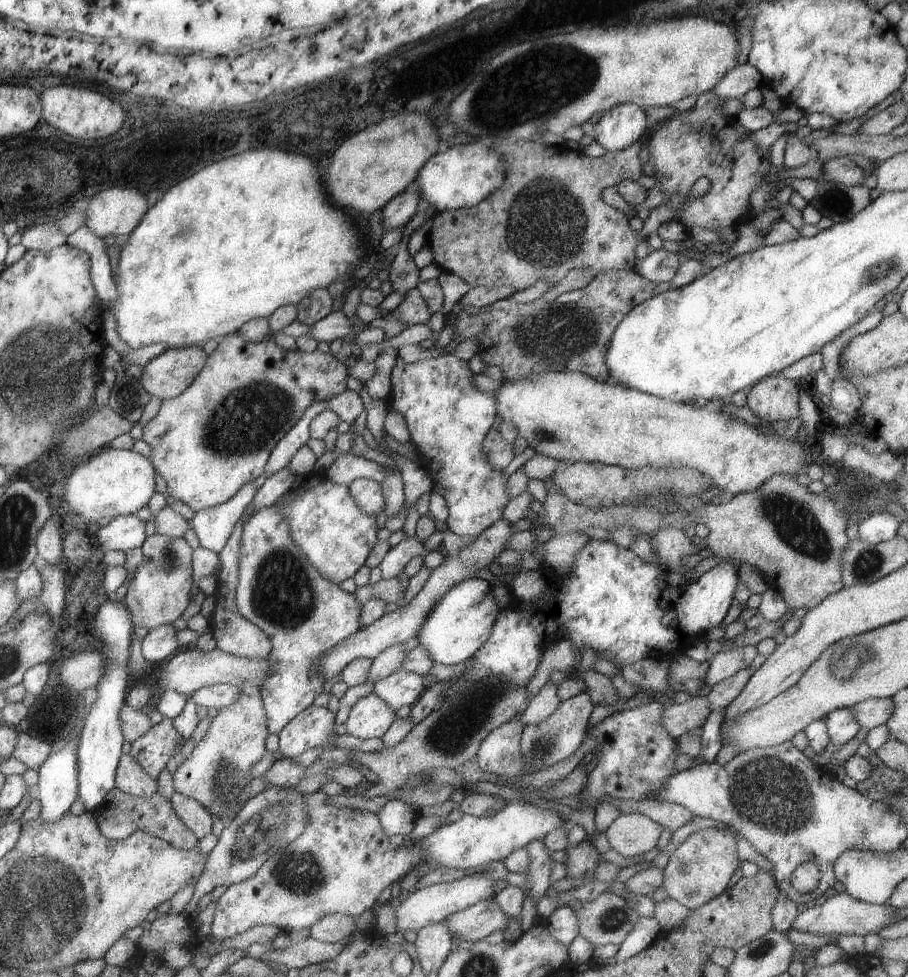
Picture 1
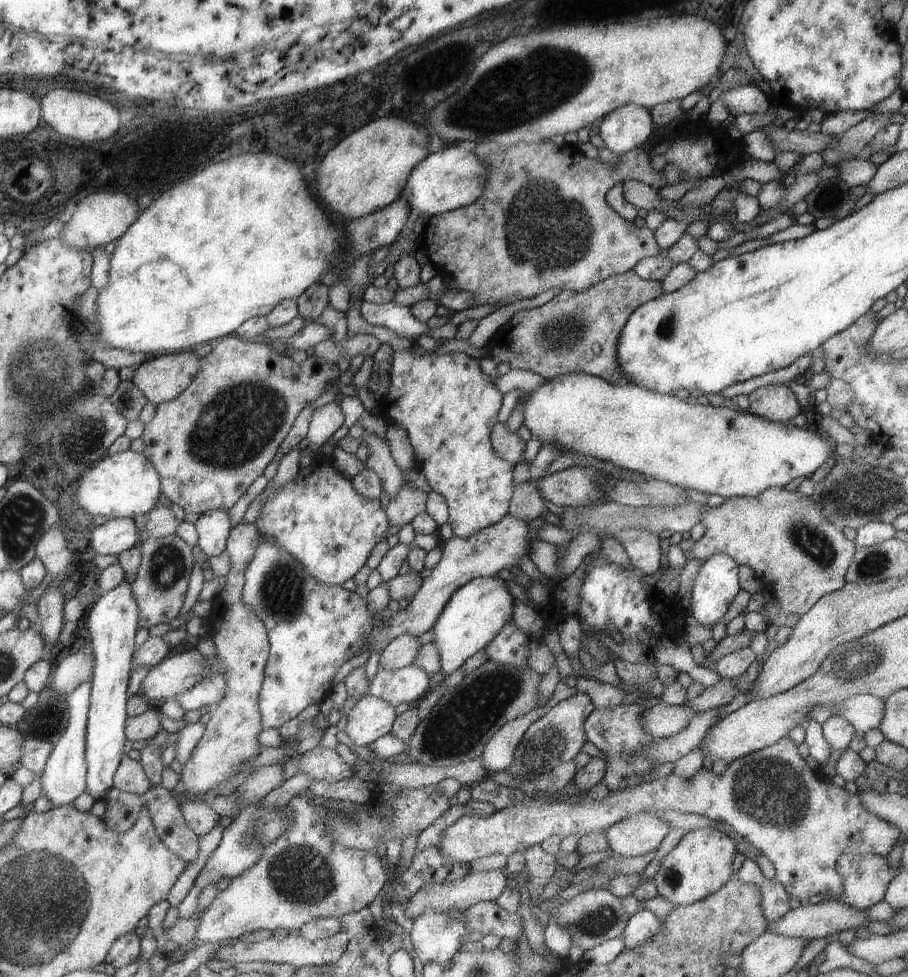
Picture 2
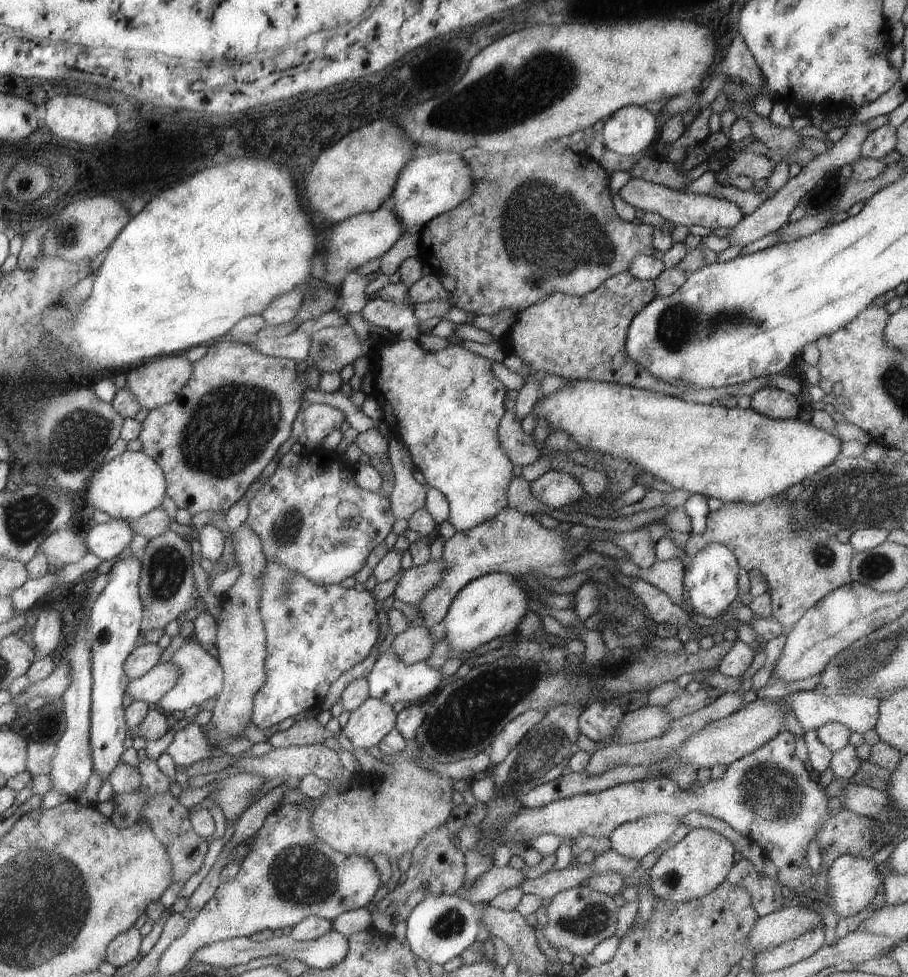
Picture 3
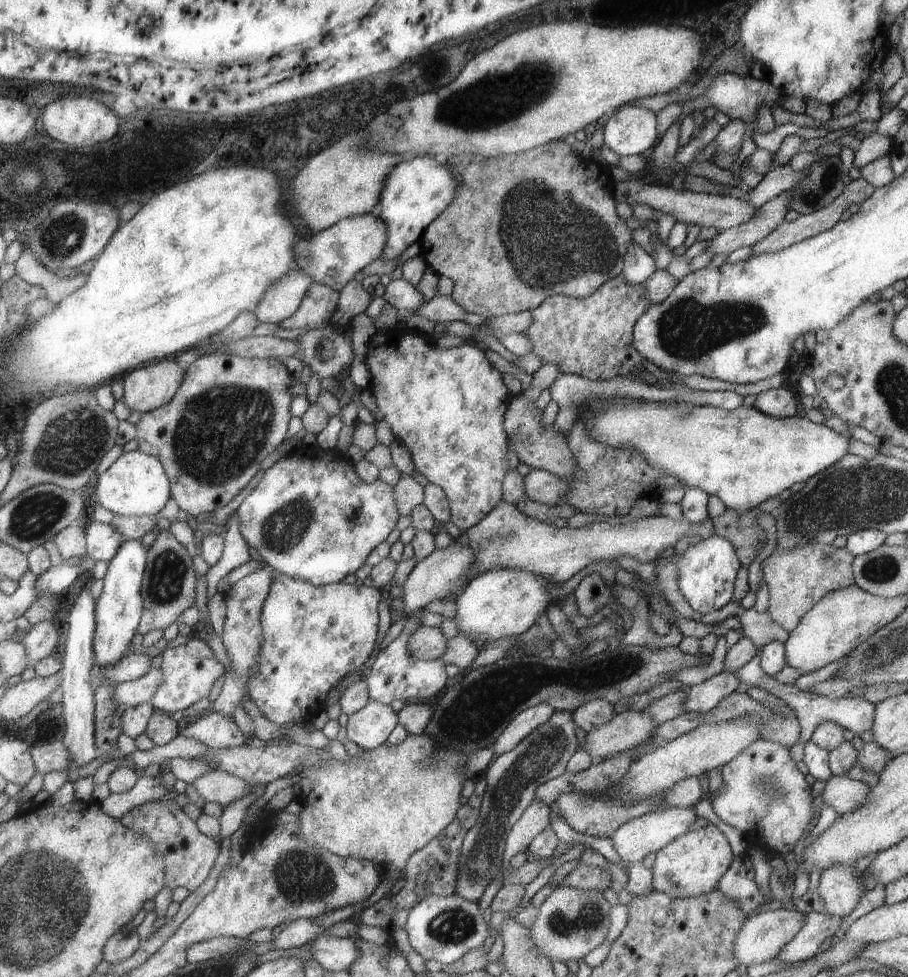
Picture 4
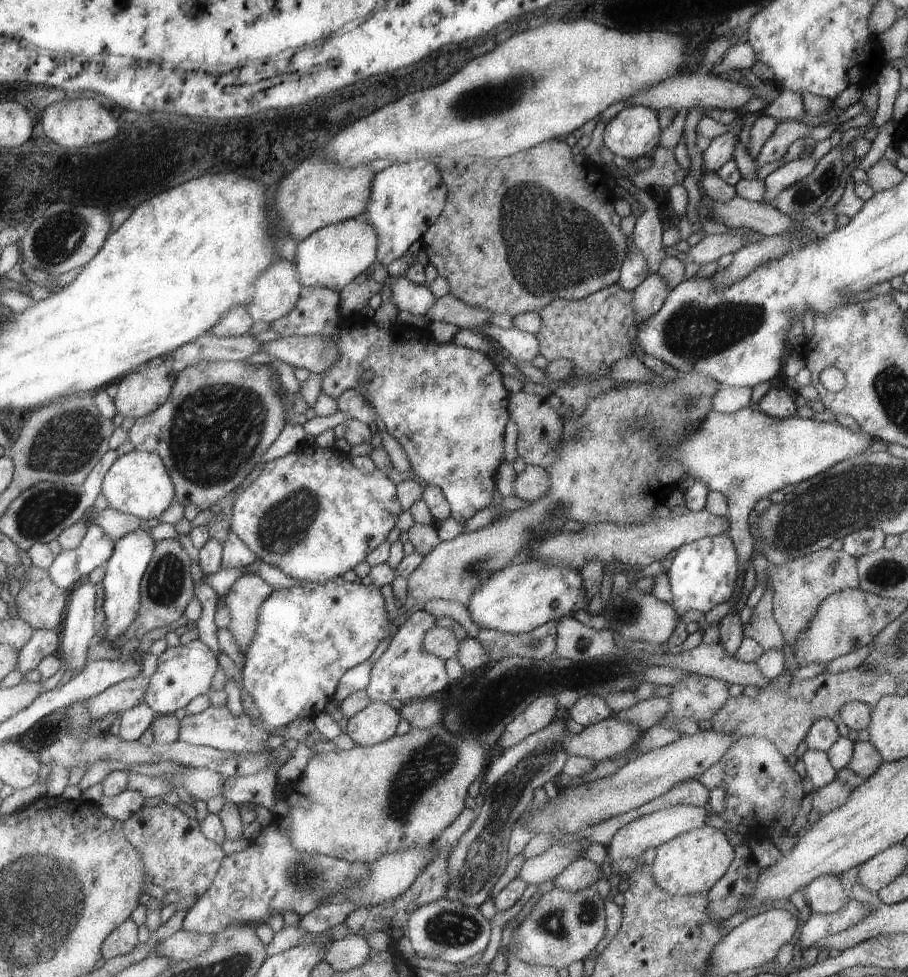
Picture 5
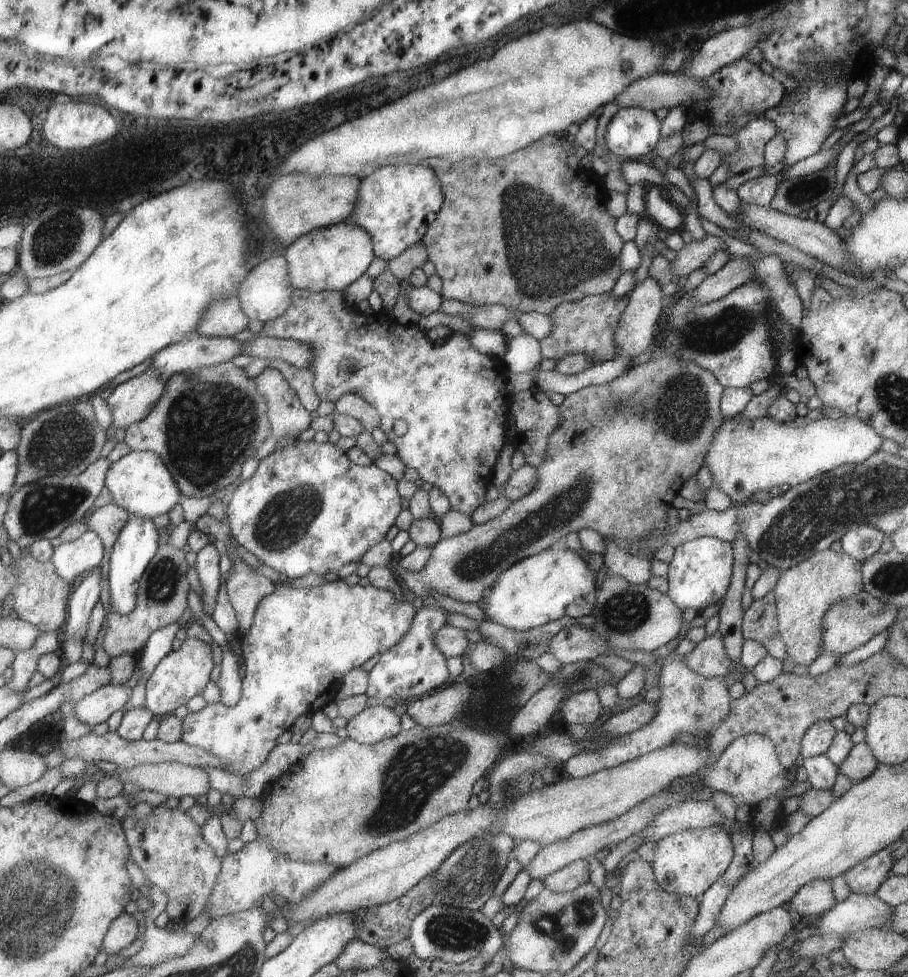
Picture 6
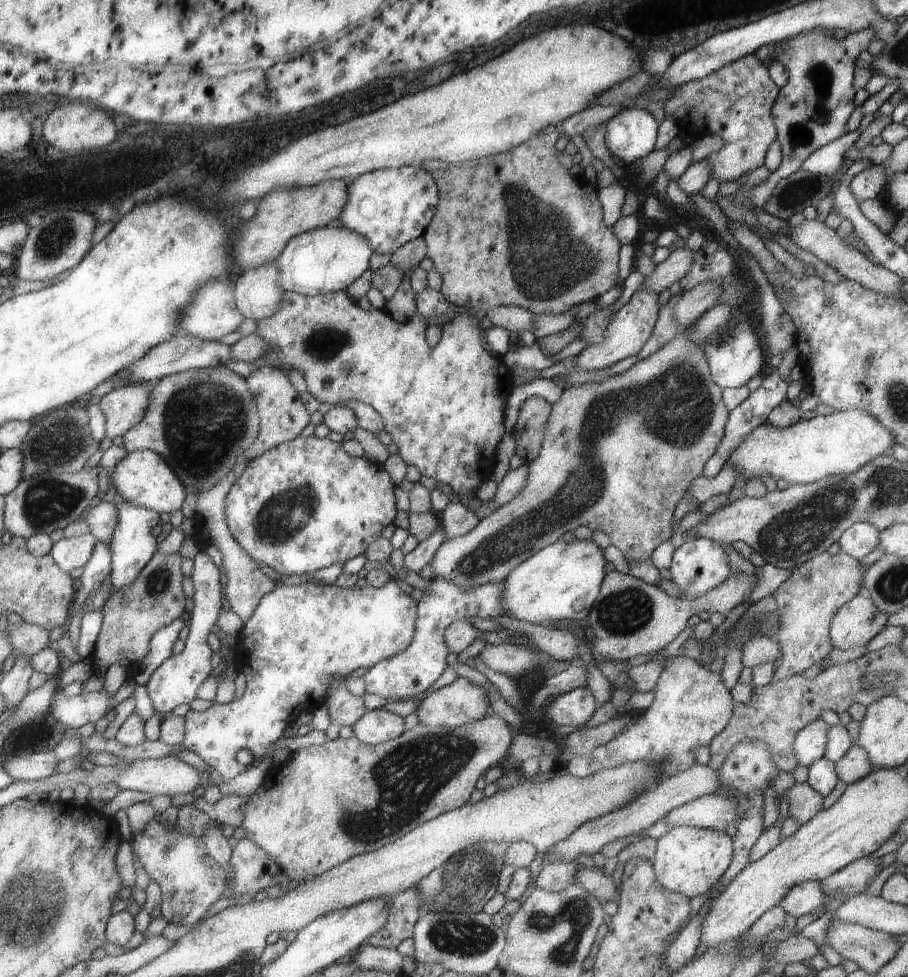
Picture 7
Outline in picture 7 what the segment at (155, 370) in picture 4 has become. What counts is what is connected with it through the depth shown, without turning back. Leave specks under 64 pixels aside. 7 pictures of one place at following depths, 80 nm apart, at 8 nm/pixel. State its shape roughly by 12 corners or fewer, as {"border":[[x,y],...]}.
{"border":[[125,383],[98,402],[107,438],[141,422],[149,391],[145,383]]}

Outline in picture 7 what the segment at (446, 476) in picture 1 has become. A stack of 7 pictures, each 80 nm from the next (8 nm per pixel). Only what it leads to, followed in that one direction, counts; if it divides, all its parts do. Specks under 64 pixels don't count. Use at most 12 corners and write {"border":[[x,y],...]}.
{"border":[[283,291],[263,357],[469,507],[513,374],[457,309],[434,347],[345,291]]}

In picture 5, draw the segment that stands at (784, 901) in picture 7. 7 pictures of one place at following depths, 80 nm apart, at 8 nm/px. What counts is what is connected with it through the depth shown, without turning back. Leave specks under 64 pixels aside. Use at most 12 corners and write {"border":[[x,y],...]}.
{"border":[[819,875],[805,887],[811,913],[837,912],[852,897],[840,876]]}

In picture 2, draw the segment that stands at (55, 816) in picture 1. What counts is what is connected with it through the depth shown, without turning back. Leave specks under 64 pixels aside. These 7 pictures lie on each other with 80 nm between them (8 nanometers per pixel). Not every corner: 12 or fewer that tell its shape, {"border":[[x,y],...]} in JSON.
{"border":[[91,685],[66,695],[68,723],[37,776],[51,808],[85,788]]}

